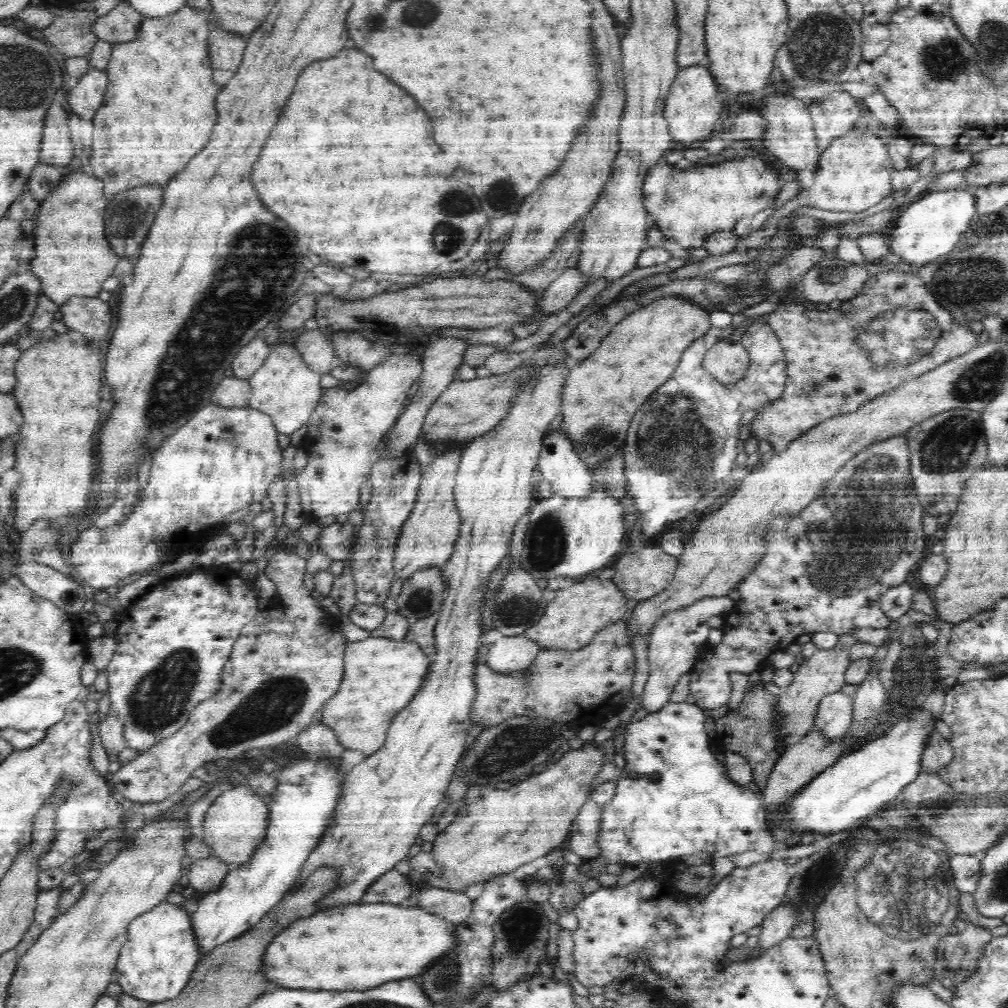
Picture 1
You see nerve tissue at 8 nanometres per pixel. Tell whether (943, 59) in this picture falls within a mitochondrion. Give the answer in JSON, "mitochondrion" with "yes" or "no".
{"mitochondrion":"yes"}

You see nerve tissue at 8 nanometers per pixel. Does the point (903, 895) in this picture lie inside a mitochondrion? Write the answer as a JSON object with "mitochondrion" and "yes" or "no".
{"mitochondrion":"yes"}

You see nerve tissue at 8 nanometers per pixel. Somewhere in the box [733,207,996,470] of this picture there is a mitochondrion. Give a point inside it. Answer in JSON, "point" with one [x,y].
{"point":[902,330]}

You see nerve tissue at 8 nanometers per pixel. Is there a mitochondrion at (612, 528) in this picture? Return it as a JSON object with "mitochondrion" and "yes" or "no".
{"mitochondrion":"no"}

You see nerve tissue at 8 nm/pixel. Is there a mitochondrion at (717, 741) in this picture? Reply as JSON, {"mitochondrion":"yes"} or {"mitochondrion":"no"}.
{"mitochondrion":"no"}

